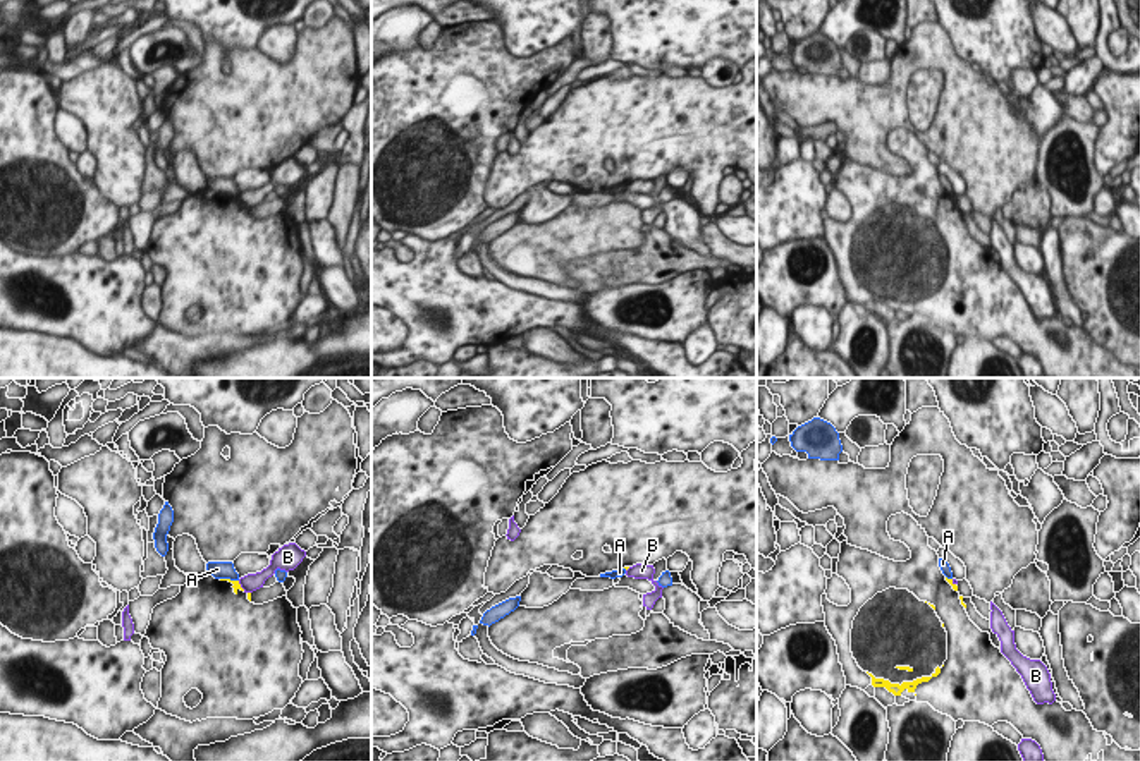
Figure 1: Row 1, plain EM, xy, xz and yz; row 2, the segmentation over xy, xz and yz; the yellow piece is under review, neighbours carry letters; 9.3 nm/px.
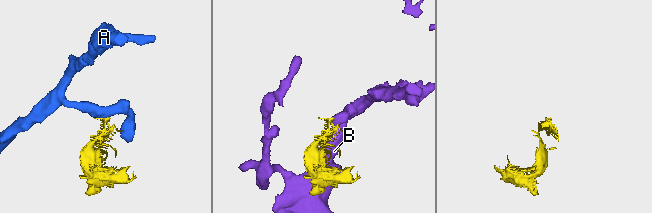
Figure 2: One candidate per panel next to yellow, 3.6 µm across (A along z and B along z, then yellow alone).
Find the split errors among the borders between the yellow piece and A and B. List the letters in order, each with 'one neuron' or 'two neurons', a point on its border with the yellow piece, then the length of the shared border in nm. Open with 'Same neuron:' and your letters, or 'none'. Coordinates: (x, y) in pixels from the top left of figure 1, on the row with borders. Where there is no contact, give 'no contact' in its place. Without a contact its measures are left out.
Same neuron: none
A: two neurons; meets yellow in xy at (229, 579); contact 180 nm long
B: two neurons; meets yellow in xy at (239, 586); contact 120 nm long

